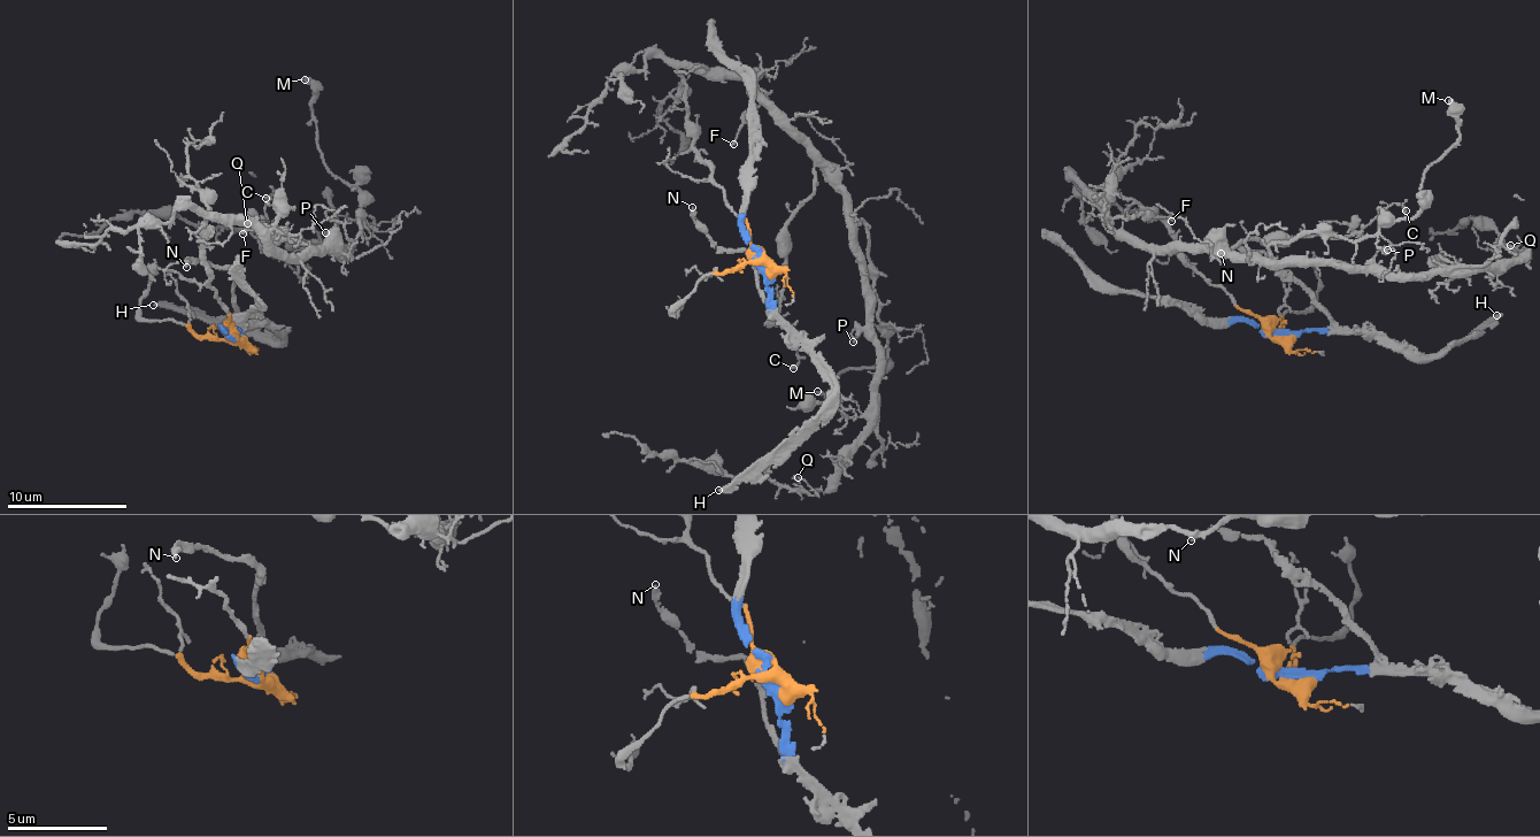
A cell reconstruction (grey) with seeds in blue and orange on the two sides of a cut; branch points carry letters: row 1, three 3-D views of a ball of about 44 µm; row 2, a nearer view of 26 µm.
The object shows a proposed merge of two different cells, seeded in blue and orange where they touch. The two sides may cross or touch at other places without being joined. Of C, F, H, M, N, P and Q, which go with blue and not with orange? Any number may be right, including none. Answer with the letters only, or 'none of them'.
H, N

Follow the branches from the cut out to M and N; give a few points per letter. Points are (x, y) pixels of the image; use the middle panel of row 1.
M: (761, 260), (692, 144), (678, 69), (748, 86), (867, 227), (886, 361), (845, 370), (831, 405), (816, 392)
N: (761, 260), (767, 312), (756, 263), (742, 251), (724, 251), (715, 244), (694, 221), (692, 206)

